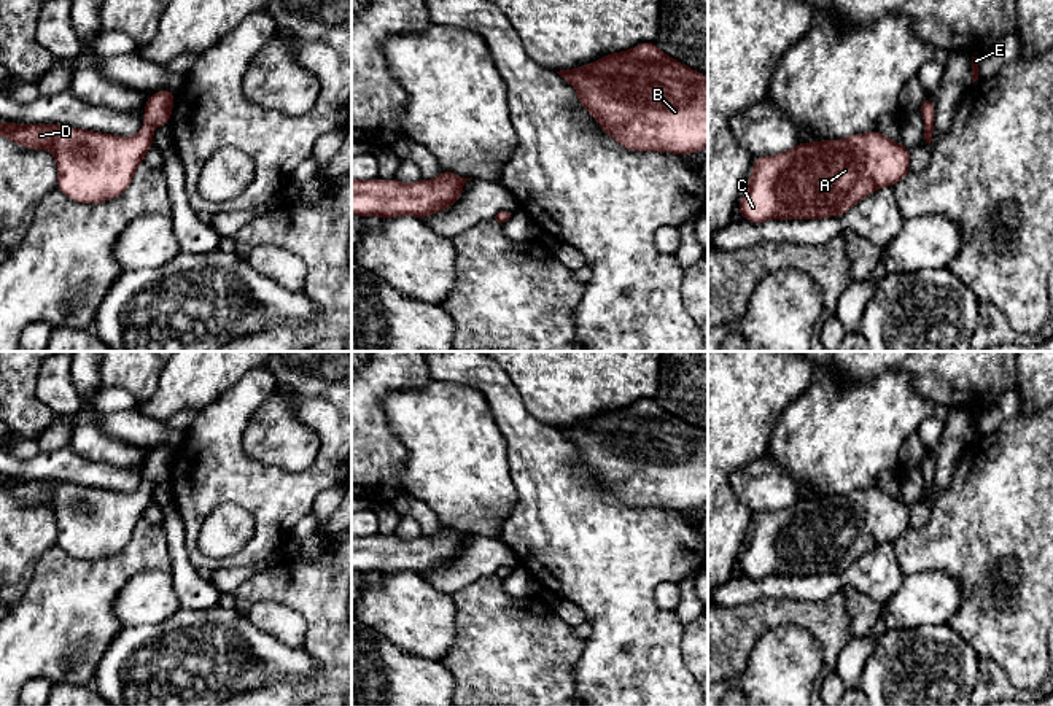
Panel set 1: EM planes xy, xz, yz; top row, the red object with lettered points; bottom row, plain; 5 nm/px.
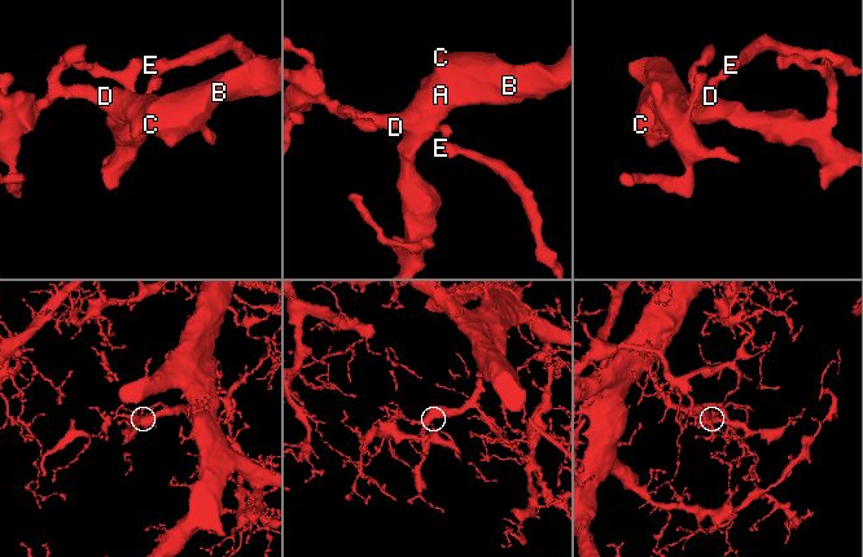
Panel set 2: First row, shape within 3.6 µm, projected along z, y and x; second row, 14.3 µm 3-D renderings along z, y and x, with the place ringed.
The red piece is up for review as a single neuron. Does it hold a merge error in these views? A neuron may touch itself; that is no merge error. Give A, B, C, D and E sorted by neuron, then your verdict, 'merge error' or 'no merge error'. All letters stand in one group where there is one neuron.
groups A B C D E; no merge error

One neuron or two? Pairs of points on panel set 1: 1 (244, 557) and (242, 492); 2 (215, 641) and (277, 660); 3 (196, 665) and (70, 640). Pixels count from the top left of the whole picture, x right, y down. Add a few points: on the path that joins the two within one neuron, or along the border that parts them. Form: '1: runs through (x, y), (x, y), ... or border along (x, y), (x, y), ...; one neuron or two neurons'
1: runs through (260, 541), (261, 511), (258, 508); one neuron
2: runs through (231, 644), (252, 644), (261, 654); one neuron
3: border along (121, 627), (101, 659), (93, 682); two neurons

